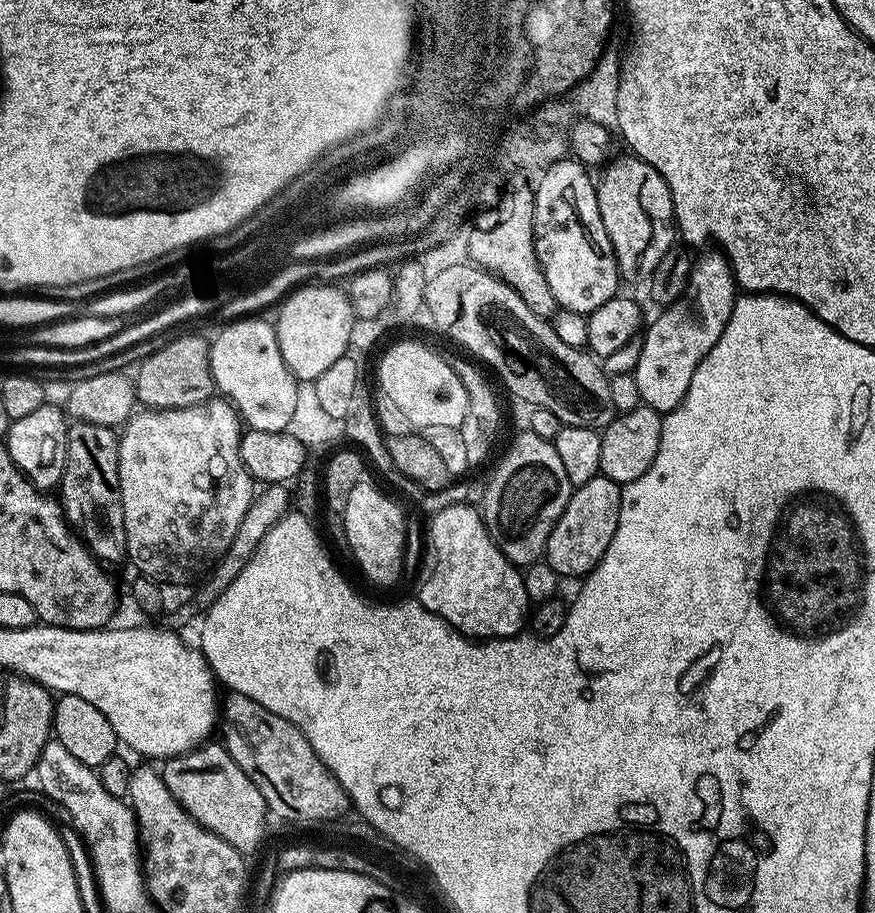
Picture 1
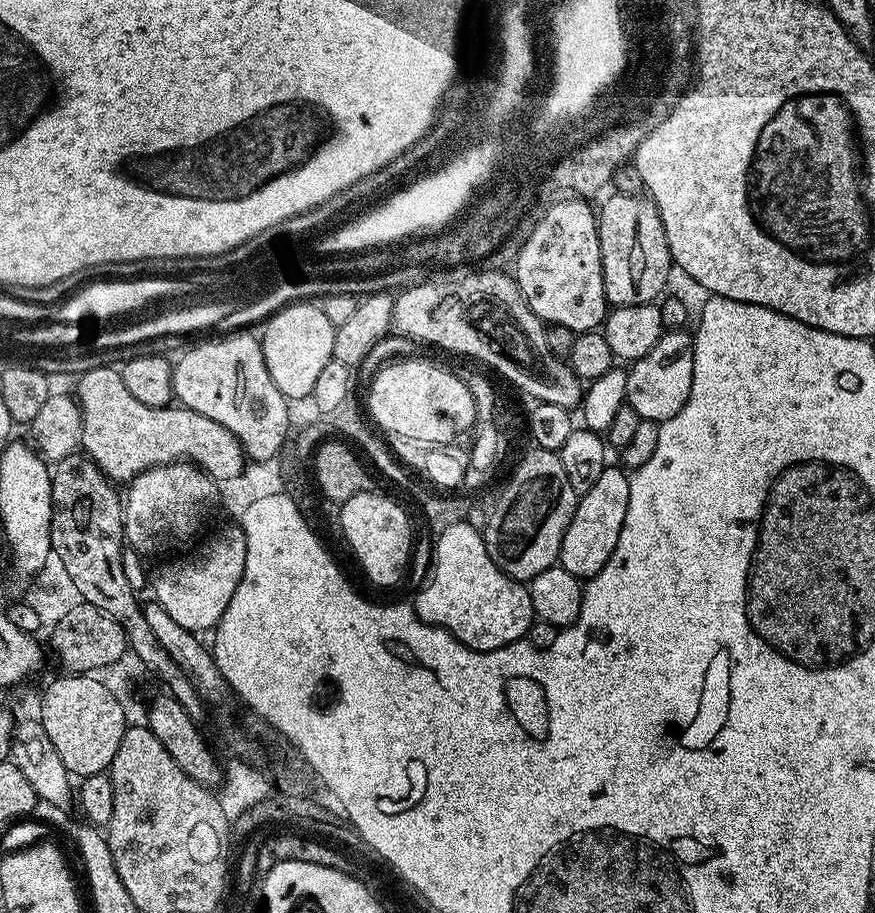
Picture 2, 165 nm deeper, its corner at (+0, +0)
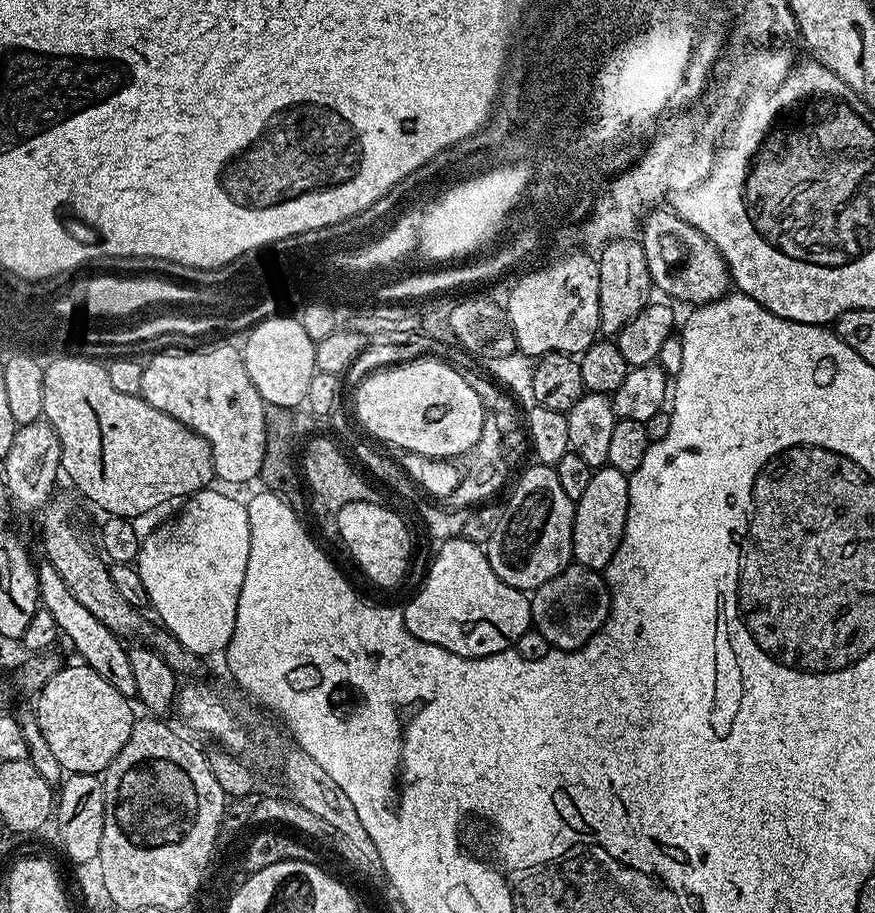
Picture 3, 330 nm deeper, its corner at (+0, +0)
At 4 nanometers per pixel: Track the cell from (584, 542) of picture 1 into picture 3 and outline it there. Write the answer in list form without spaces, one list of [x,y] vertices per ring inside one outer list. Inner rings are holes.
[[[597,468],[586,486],[582,498],[575,501],[576,513],[572,527],[572,558],[581,568],[603,570],[622,542],[628,513],[628,476],[622,470]]]

